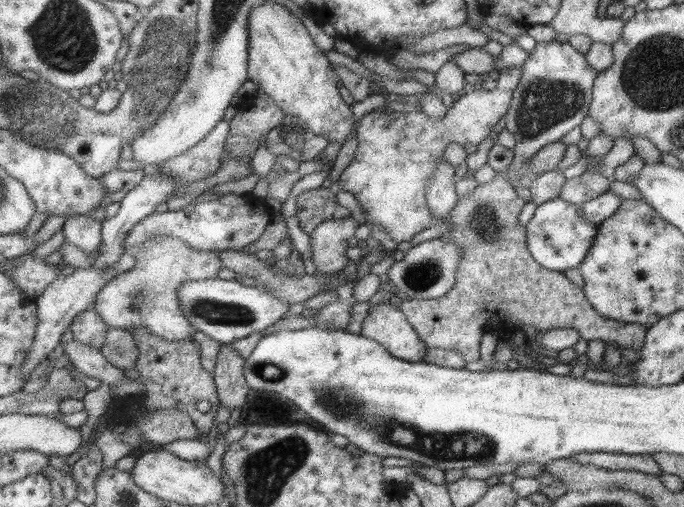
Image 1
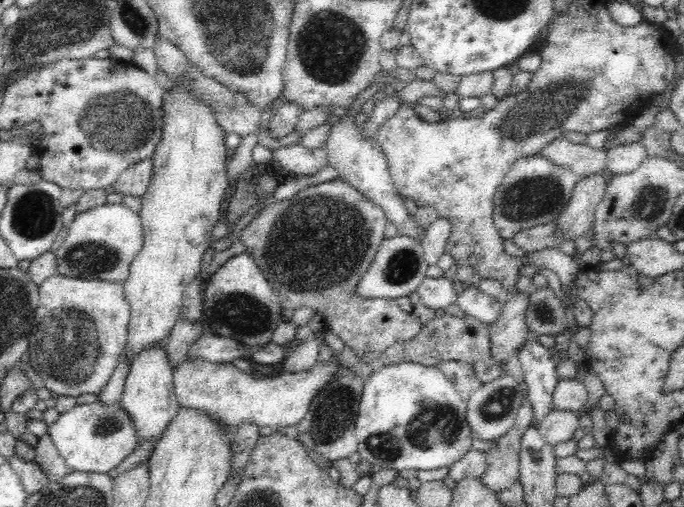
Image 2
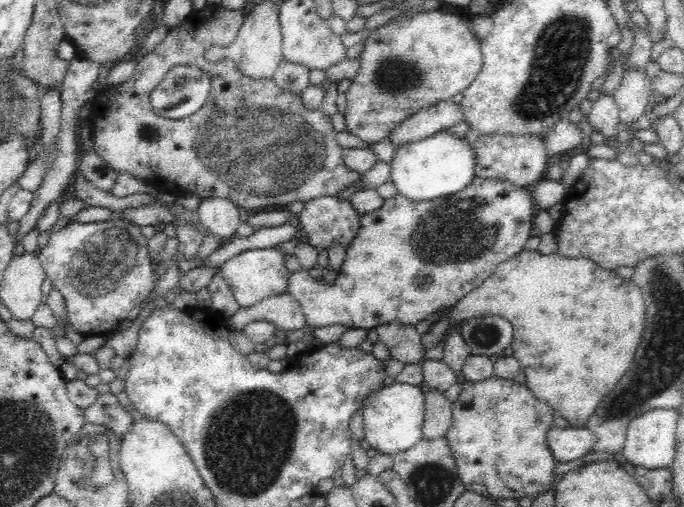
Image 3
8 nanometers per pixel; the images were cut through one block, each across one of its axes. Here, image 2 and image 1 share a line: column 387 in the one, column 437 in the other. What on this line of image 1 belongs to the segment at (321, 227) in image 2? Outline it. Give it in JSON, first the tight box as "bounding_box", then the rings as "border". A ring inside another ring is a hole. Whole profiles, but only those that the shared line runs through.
{"bounding_box":[399,171,648,364],"border":[[[500,171],[490,182],[478,184],[473,192],[459,197],[448,215],[435,220],[435,223],[452,224],[452,229],[448,235],[442,235],[442,239],[454,242],[460,248],[462,257],[458,261],[456,284],[443,297],[426,300],[408,298],[402,301],[399,310],[406,316],[419,338],[428,348],[459,353],[467,364],[481,360],[481,343],[486,333],[493,330],[502,340],[501,330],[514,334],[522,330],[522,324],[532,326],[537,331],[572,328],[586,341],[616,343],[618,347],[632,347],[639,353],[645,342],[648,329],[646,326],[602,317],[590,305],[582,287],[574,285],[564,273],[548,270],[532,258],[526,246],[526,229],[518,223],[518,215],[525,202],[514,189],[508,173]]]}

